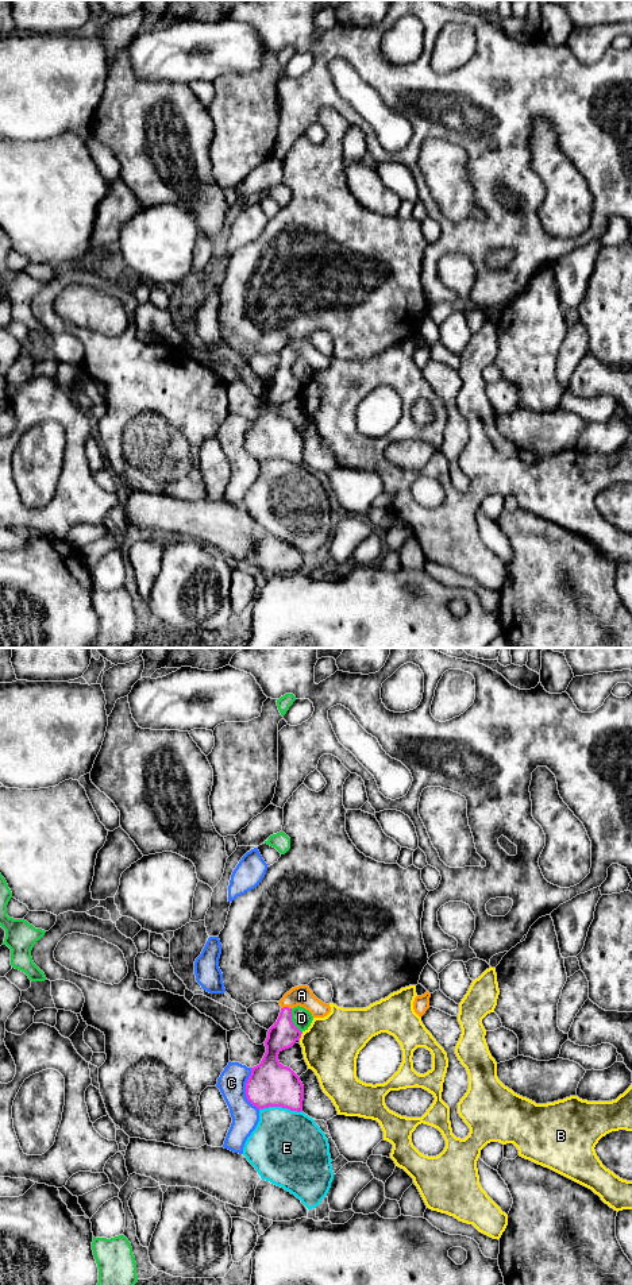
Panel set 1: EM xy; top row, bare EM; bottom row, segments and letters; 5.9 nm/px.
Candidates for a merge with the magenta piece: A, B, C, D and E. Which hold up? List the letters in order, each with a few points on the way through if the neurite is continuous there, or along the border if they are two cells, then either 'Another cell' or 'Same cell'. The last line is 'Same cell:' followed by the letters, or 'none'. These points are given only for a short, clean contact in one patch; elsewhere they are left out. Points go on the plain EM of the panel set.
A: Path across: xy (284, 386), (285, 359), (296, 348), (301, 347). Same cell
B: Another cell
C: Another cell
D: Another cell
E: Another cell
Same cell: A

